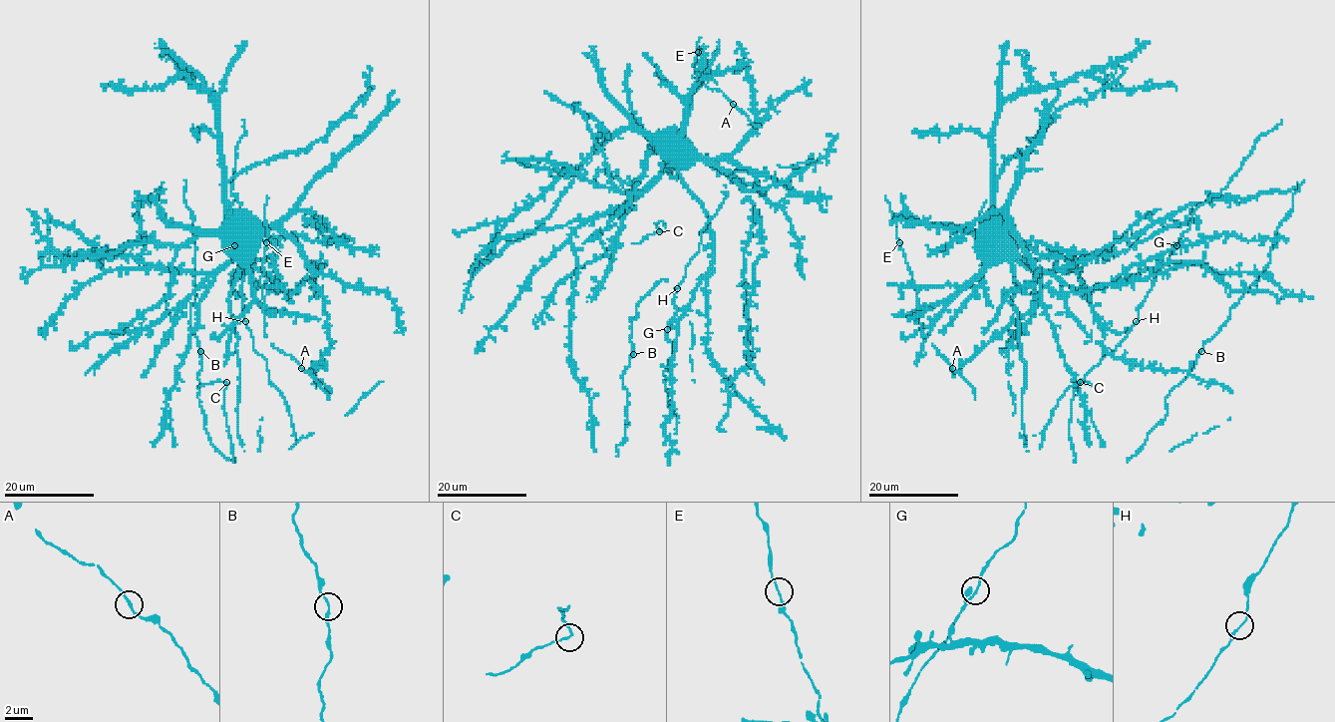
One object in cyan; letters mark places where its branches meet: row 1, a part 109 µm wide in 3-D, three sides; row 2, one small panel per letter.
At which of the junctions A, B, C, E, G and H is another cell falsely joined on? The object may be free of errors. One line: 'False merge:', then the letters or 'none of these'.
False merge: C

